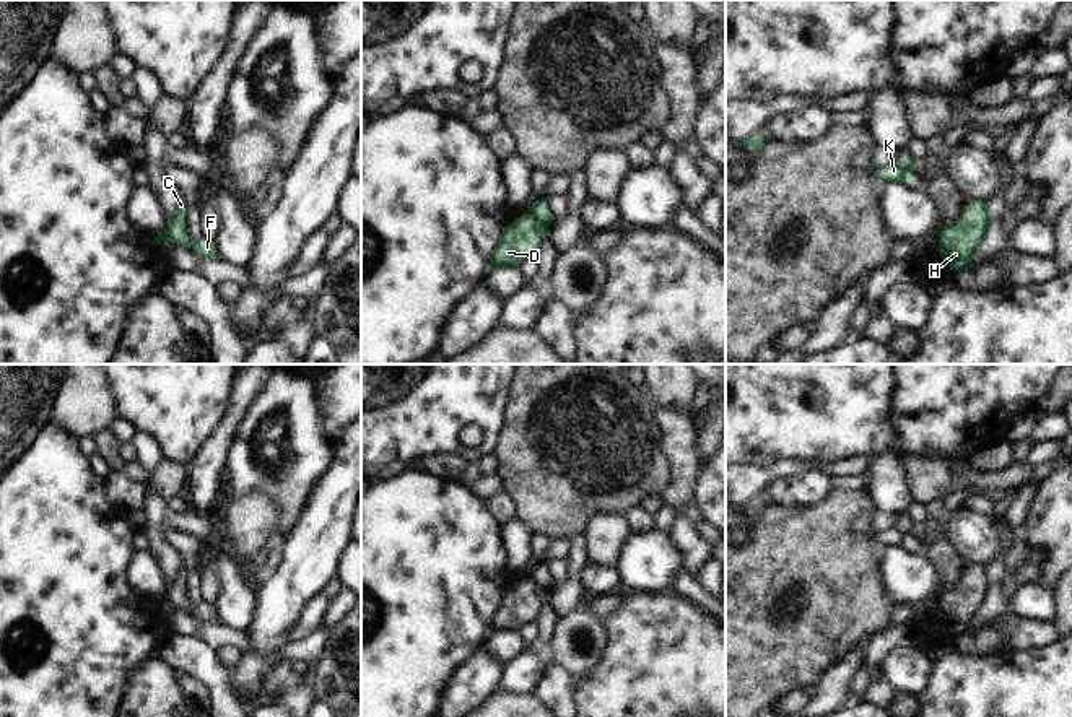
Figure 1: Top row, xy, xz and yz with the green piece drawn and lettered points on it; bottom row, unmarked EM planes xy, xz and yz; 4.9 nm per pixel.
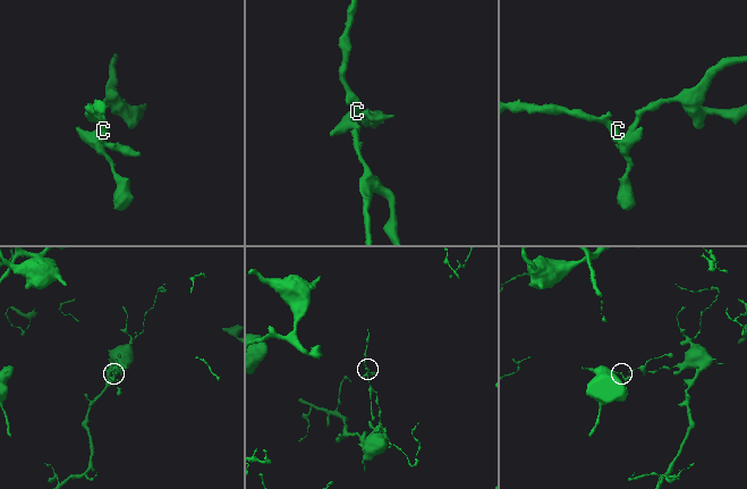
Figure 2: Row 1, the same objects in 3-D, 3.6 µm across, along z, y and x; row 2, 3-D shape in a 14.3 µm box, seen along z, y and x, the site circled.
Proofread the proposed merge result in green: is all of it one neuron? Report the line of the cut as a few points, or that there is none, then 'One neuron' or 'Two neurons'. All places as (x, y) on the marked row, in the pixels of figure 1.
Split along xz (526, 212), (547, 226). Two neurons.

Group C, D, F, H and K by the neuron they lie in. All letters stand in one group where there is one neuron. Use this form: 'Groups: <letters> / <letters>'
Groups: C F K / D H.

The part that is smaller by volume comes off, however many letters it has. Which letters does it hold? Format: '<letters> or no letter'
C, F, K

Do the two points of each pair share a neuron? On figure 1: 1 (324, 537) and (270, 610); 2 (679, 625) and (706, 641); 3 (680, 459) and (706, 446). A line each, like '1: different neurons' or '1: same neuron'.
1: same neuron
2: same neuron
3: different neurons

